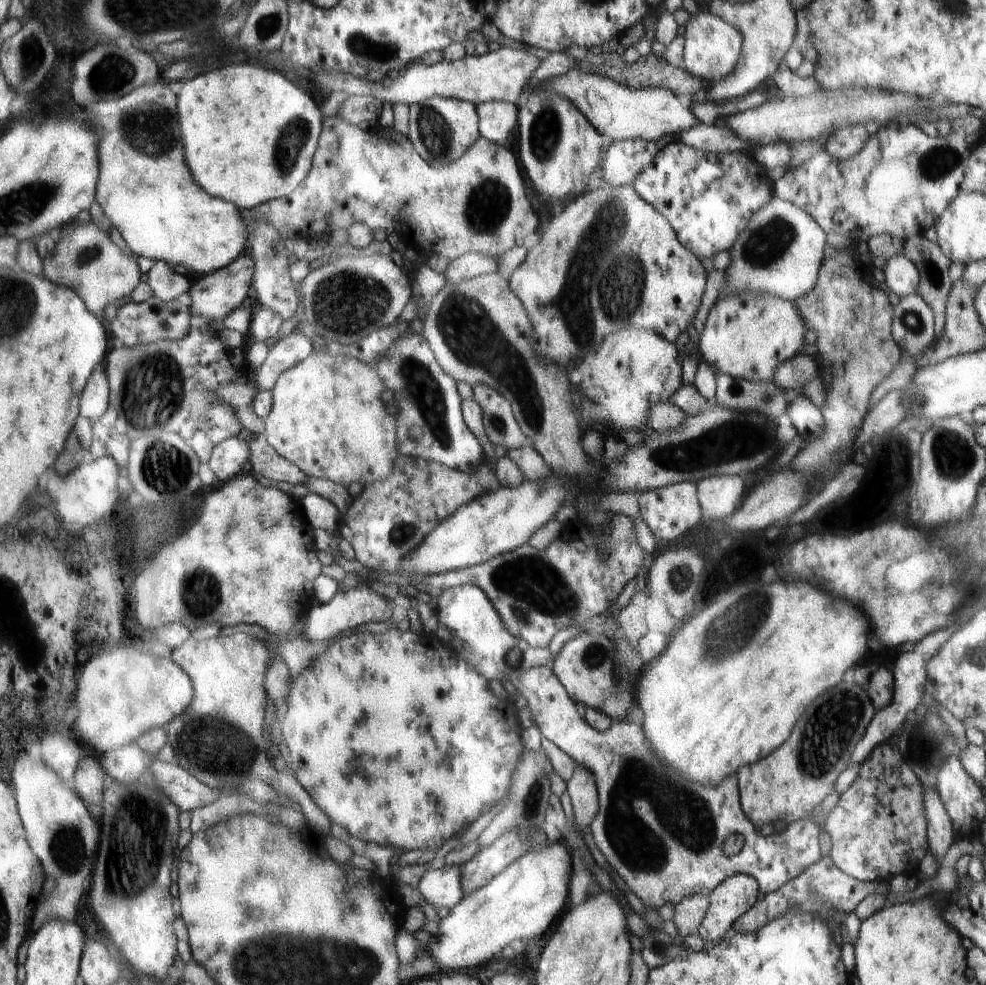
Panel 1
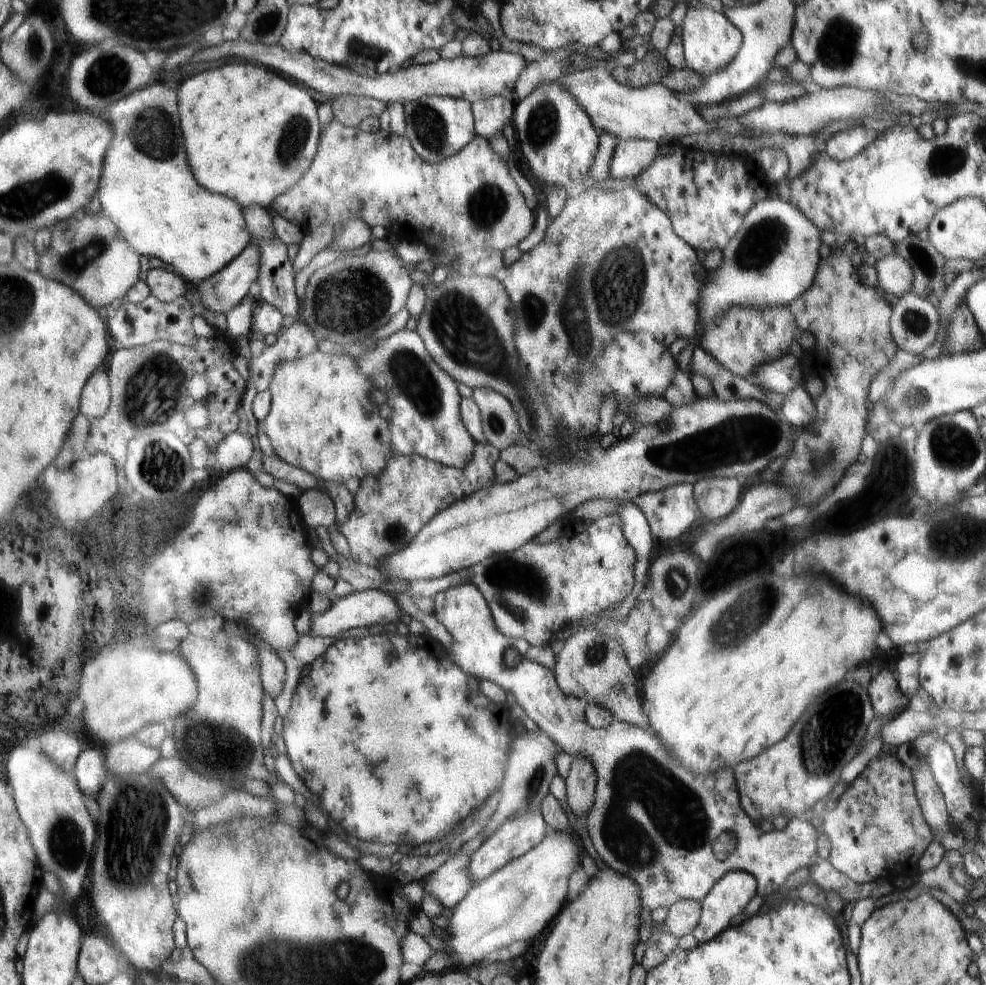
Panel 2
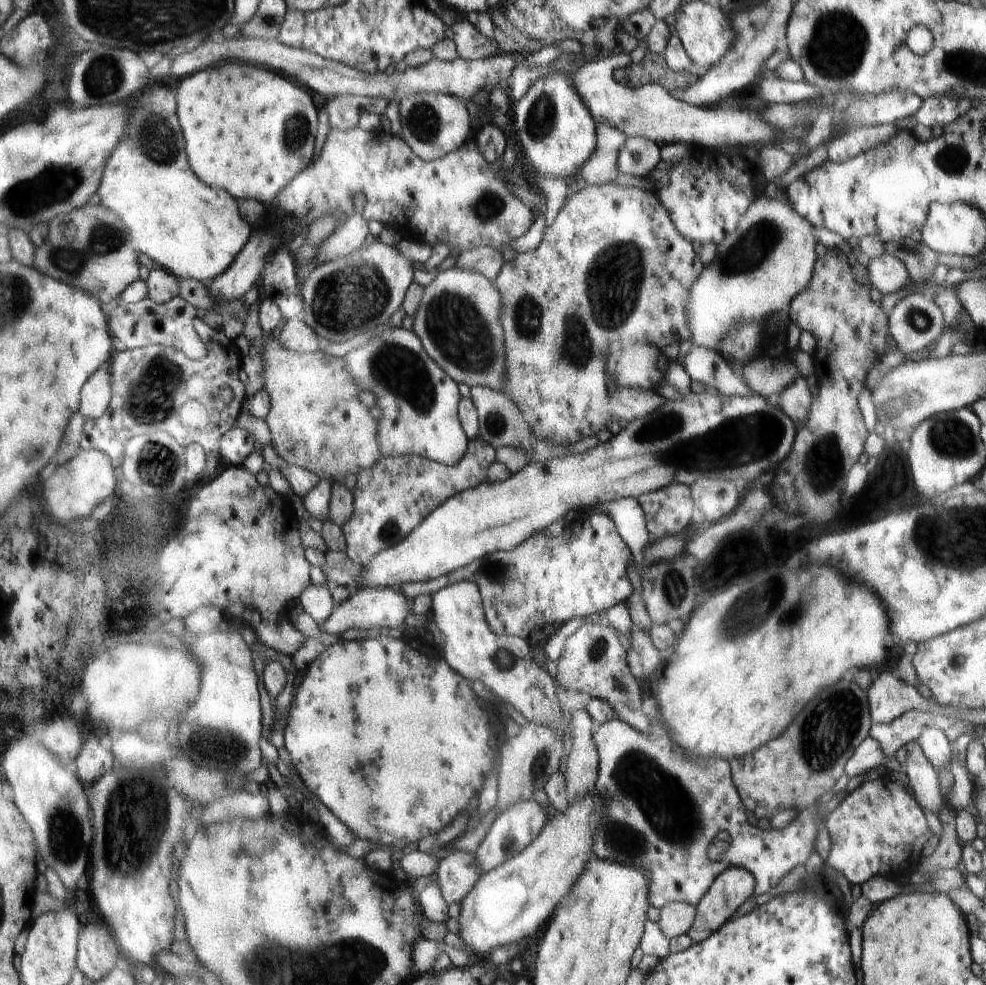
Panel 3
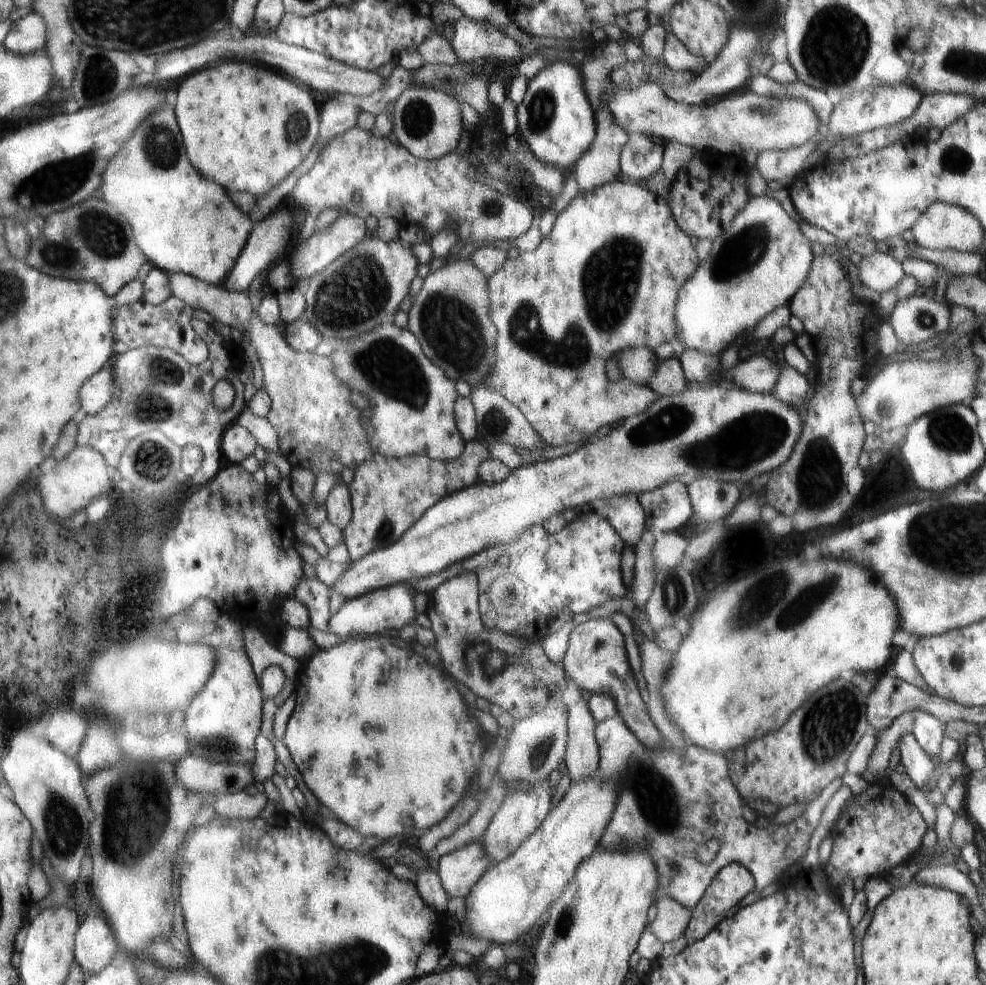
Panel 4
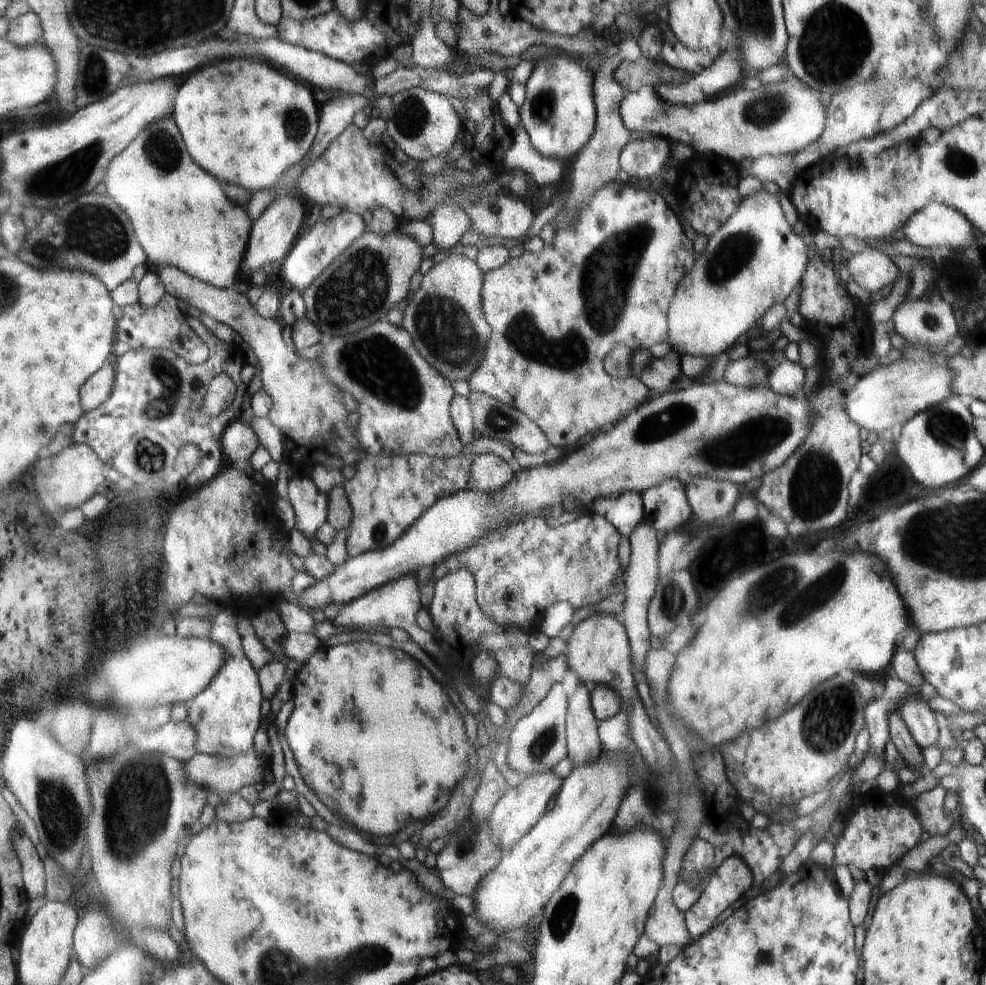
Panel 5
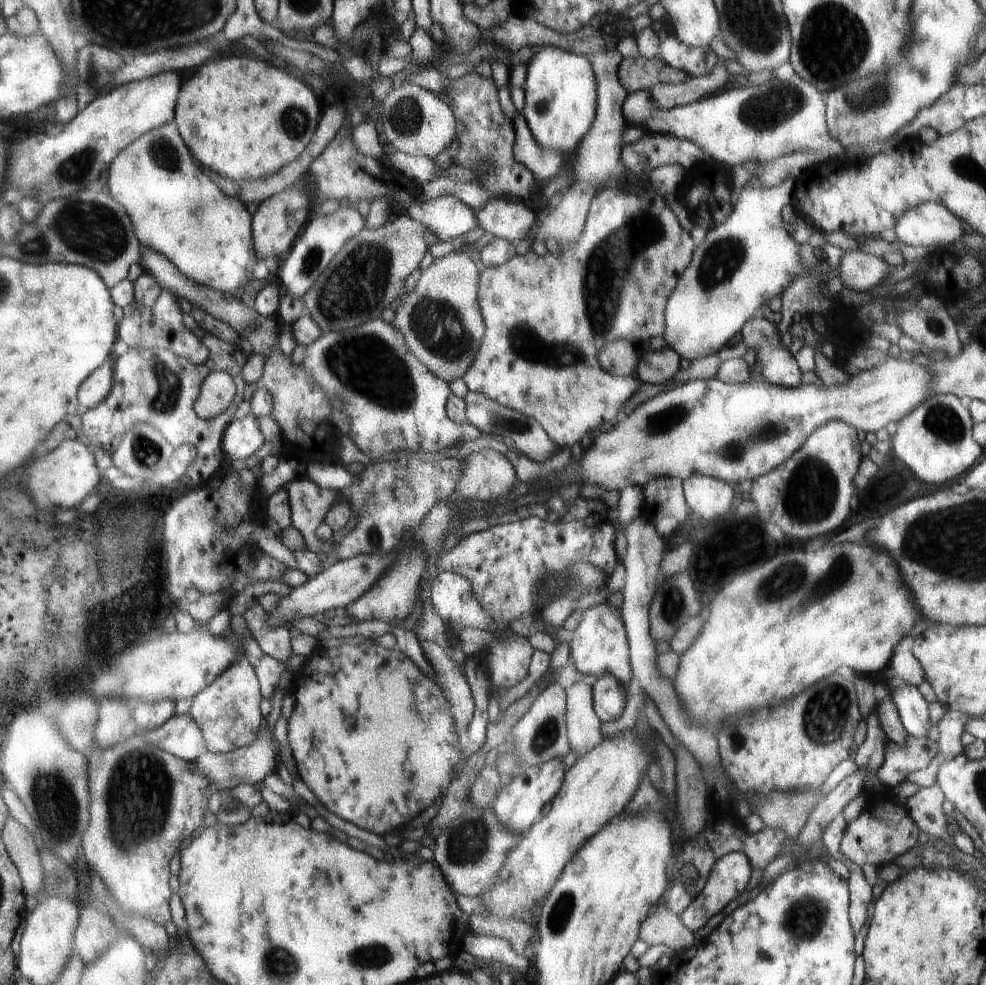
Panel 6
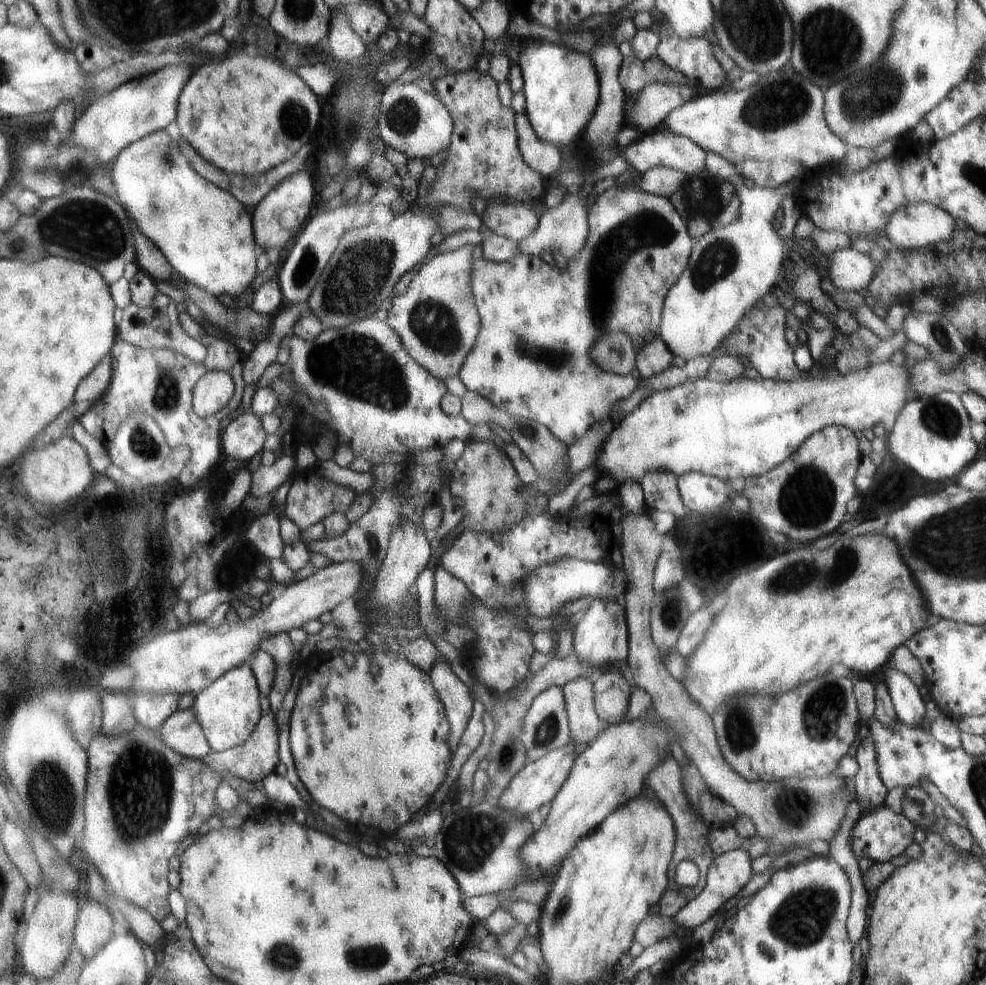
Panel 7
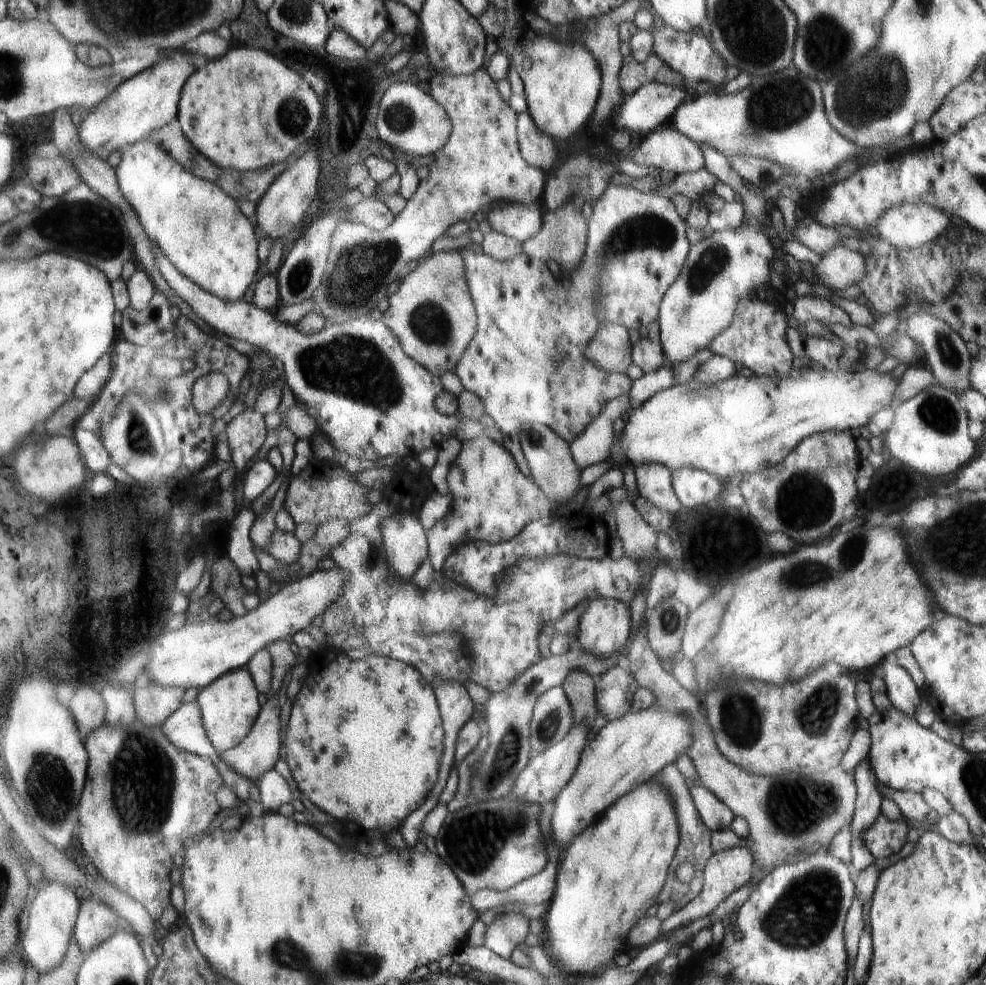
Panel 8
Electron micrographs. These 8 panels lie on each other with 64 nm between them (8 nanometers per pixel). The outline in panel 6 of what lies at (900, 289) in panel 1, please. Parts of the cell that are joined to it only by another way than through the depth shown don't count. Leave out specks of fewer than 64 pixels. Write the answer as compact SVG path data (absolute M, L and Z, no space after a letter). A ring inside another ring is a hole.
M858 249L845 251L840 259L840 278L852 291L862 293L880 284L889 274L890 266Z

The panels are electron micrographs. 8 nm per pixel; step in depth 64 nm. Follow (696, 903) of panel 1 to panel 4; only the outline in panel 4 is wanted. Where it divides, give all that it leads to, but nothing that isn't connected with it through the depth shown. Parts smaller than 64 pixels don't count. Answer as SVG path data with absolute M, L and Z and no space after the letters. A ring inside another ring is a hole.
M668 896L660 897L654 904L658 909L654 921L649 922L649 930L661 940L662 943L673 942L676 938L685 935L691 910L683 908Z

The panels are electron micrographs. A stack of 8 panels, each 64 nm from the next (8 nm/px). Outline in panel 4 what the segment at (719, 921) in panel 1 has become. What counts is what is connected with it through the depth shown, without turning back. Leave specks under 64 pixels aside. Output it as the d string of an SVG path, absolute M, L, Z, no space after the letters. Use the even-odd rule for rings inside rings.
M729 863L723 867L697 907L692 908L684 936L689 941L705 939L718 924L718 916L724 912L728 914L730 908L754 890L756 878L752 876L741 863Z

